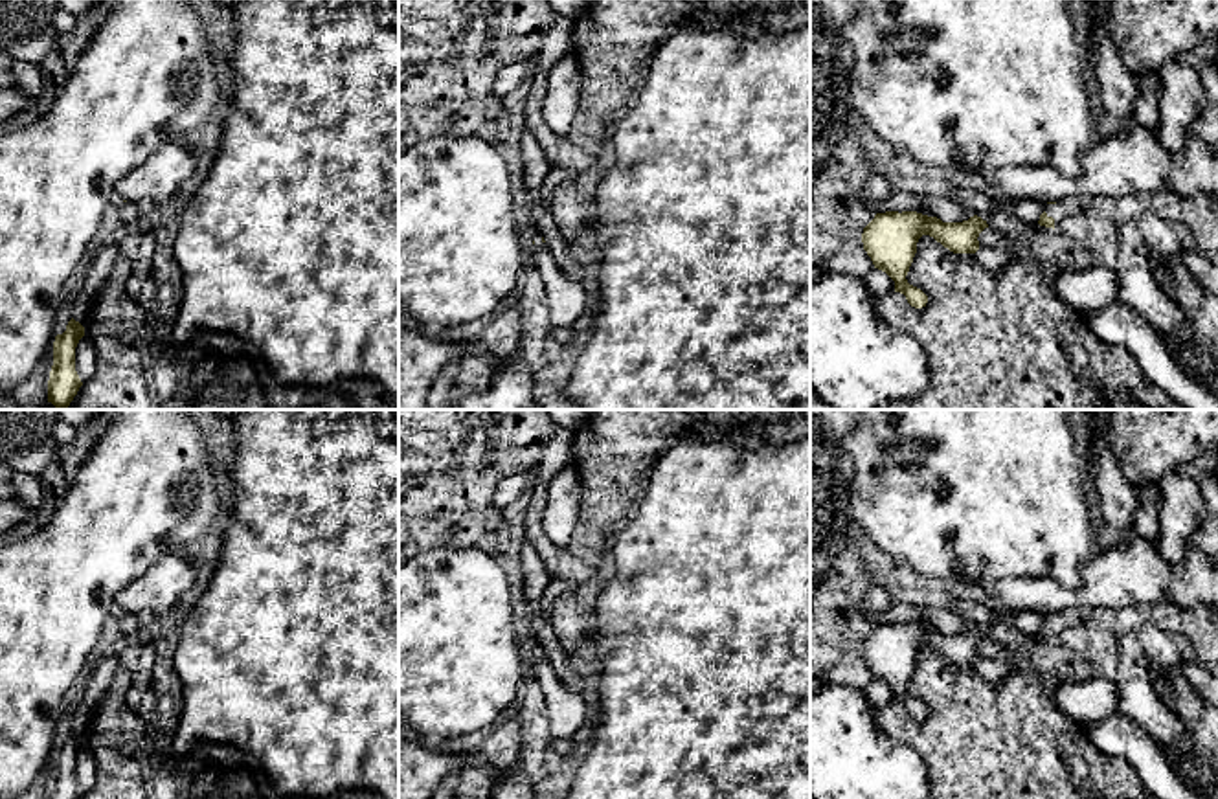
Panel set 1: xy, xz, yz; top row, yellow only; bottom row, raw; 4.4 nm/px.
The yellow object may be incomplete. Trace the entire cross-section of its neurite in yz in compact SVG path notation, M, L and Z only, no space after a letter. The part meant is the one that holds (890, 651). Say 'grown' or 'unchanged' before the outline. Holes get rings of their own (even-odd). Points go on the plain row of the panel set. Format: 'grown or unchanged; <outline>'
unchanged; M885 623L863 639L862 654L874 680L895 692L895 703L904 705L911 718L922 720L928 707L906 691L919 650L930 647L953 665L976 665L985 639L987 632L977 626L963 634L942 634L917 623Z

